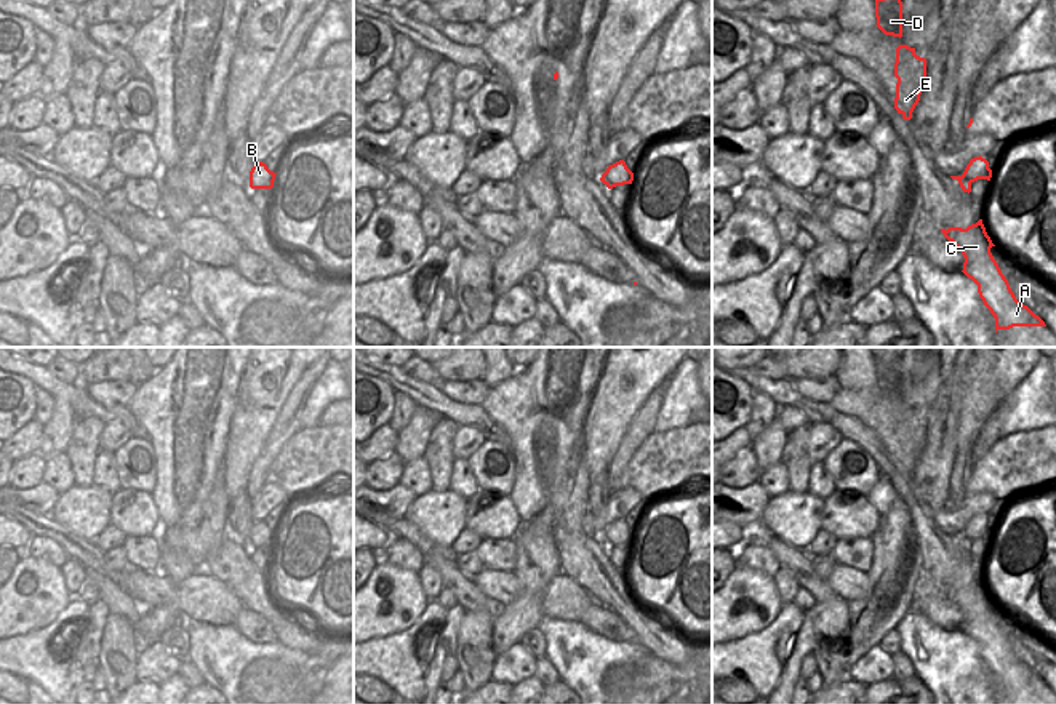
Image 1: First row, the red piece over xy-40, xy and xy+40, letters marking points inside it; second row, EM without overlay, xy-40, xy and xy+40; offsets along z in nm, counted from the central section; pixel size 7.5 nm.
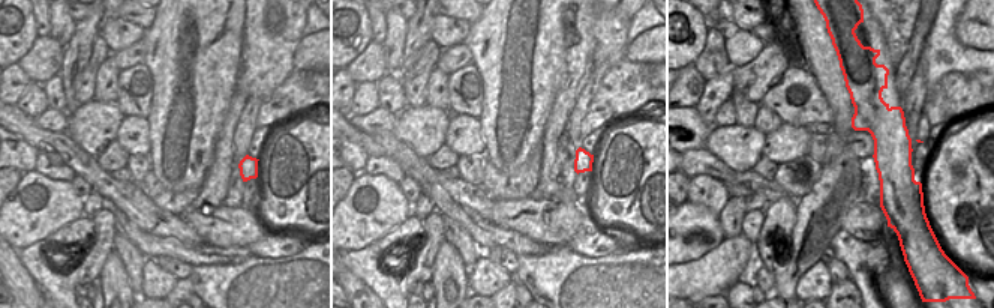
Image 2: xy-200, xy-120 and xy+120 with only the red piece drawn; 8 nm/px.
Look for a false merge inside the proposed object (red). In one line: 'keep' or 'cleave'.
cleave

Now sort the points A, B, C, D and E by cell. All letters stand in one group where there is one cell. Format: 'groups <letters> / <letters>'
groups A C D E / B

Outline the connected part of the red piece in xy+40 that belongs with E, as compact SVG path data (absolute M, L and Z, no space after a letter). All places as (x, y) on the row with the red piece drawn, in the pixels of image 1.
M899 45L896 48L894 77L898 78L894 109L904 120L910 120L926 83L926 59L917 56L915 48Z

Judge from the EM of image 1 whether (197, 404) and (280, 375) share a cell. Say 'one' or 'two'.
two

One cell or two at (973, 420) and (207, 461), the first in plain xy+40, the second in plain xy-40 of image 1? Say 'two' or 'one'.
two

